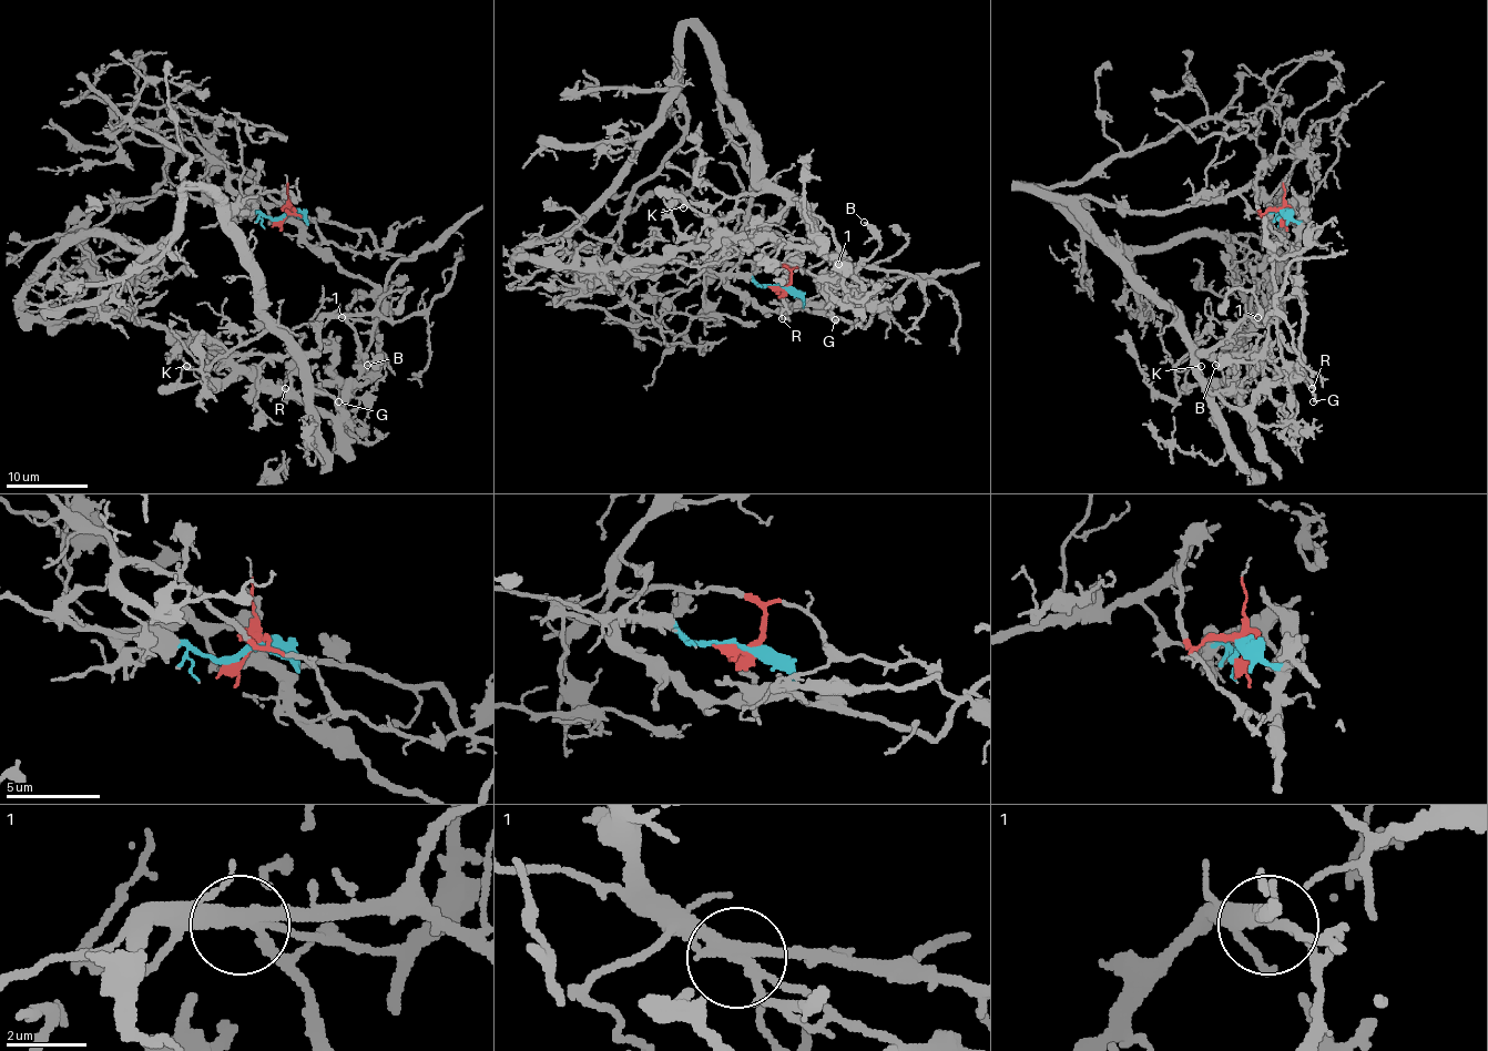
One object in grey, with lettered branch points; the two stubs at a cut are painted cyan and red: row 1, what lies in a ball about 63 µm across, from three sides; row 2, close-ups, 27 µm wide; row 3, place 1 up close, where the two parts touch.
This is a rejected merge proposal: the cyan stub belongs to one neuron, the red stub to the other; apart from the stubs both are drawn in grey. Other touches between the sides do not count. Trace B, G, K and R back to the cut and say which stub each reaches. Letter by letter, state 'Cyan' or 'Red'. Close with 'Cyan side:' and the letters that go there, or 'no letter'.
B: Red
G: Red
K: Red
R: Red
Cyan side: no letter

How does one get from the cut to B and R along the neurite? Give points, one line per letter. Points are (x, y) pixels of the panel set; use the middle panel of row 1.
B: (783, 288), (803, 268), (814, 300), (873, 309), (803, 202), (815, 244), (844, 273), (878, 246), (864, 222)
R: (783, 288), (791, 271), (803, 268), (815, 281), (814, 300), (874, 307), (844, 264), (790, 248), (781, 319)

